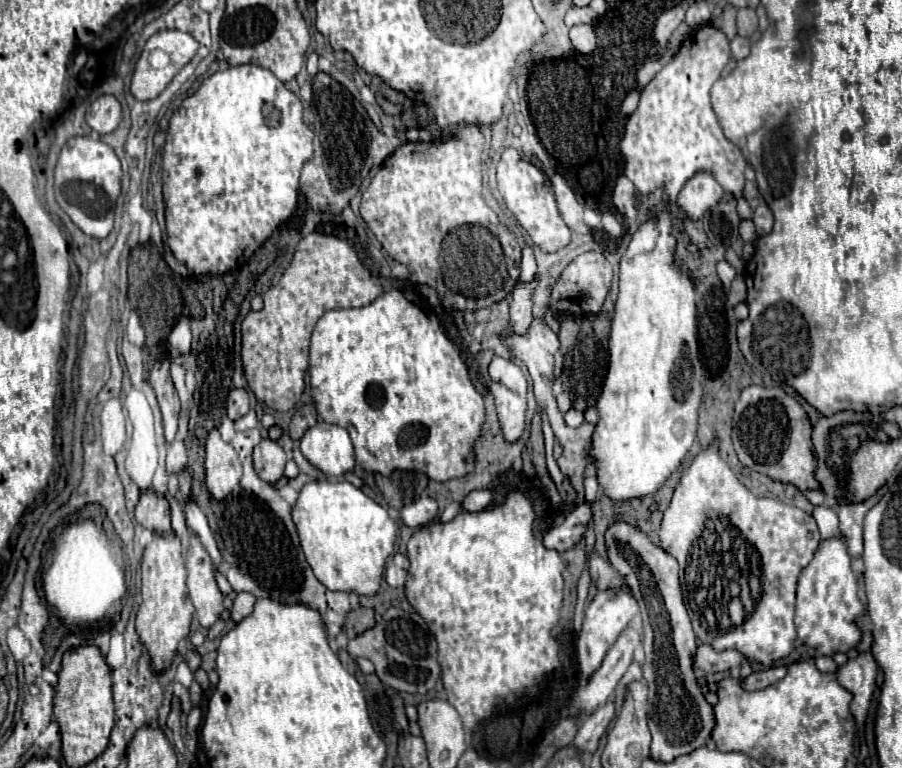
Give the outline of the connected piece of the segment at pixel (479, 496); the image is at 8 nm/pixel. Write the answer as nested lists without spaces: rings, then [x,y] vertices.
[[[472,491],[464,501],[462,501],[462,511],[484,511],[488,503],[492,501],[492,491]]]

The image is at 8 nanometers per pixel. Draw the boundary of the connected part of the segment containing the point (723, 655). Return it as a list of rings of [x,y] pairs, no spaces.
[[[698,643],[696,655],[694,655],[694,669],[702,669],[706,673],[716,671],[728,671],[730,667],[738,665],[744,657],[736,651],[714,651],[708,643]]]

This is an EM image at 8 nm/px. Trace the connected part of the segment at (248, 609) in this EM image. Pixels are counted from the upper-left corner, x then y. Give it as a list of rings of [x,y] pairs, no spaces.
[[[240,593],[236,599],[234,599],[234,607],[232,607],[232,621],[234,623],[240,623],[244,617],[248,617],[254,609],[254,603],[256,599],[250,595],[250,593]]]

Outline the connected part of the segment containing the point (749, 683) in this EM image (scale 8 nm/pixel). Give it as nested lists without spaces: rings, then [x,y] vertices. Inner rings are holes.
[[[772,667],[760,673],[752,673],[748,679],[742,681],[742,689],[746,691],[756,691],[756,689],[764,689],[776,681],[780,681],[786,675],[786,667]]]

